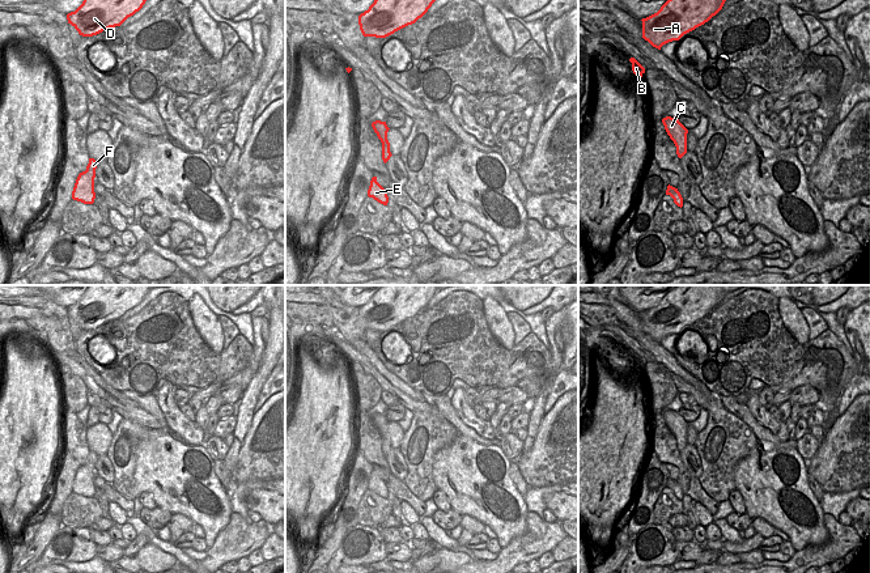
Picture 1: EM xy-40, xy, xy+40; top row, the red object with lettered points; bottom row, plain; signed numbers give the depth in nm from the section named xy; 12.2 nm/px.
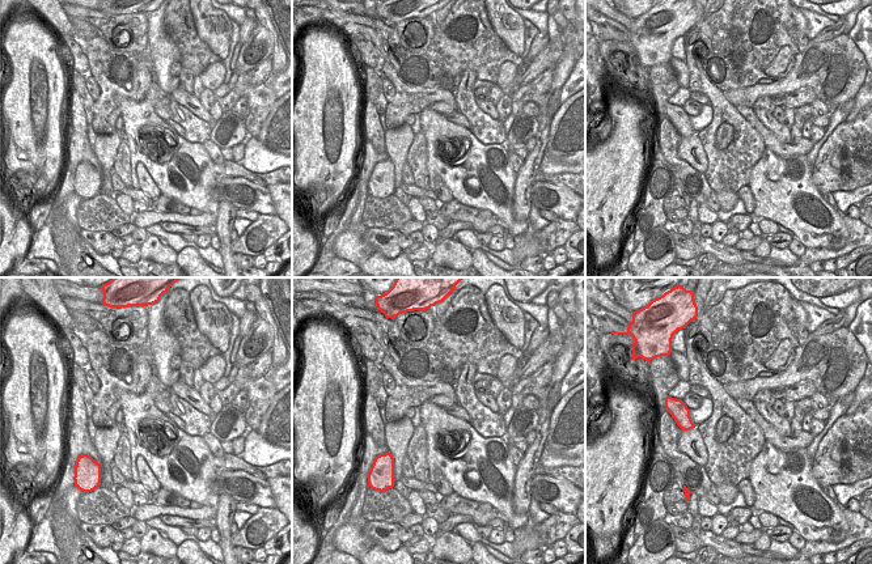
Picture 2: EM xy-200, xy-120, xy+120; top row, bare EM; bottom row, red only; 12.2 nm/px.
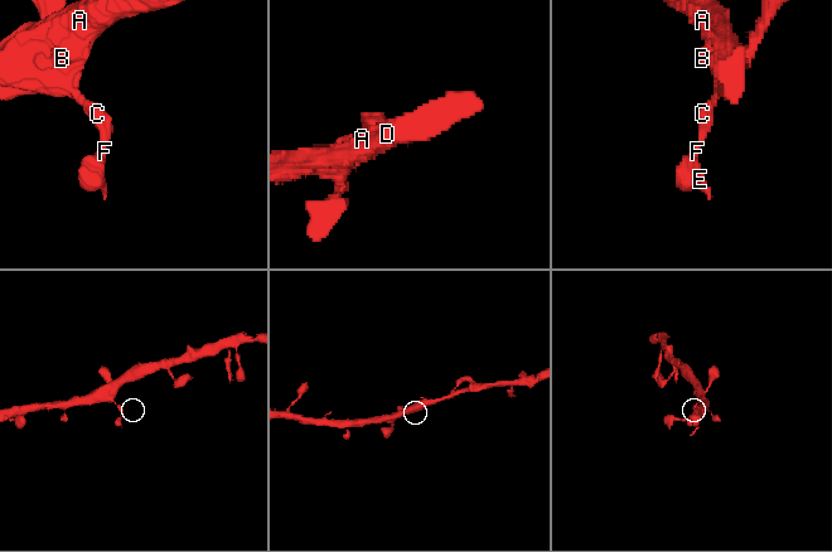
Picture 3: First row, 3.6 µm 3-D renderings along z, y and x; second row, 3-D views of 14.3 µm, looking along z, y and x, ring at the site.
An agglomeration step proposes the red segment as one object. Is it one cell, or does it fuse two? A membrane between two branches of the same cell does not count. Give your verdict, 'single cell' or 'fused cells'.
single cell

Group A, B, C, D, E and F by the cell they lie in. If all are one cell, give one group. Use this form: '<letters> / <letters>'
A B C D E F

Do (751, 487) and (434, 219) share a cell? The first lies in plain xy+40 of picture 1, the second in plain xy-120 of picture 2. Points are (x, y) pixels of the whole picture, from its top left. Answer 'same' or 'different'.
different

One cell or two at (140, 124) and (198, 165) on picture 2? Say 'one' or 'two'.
one

